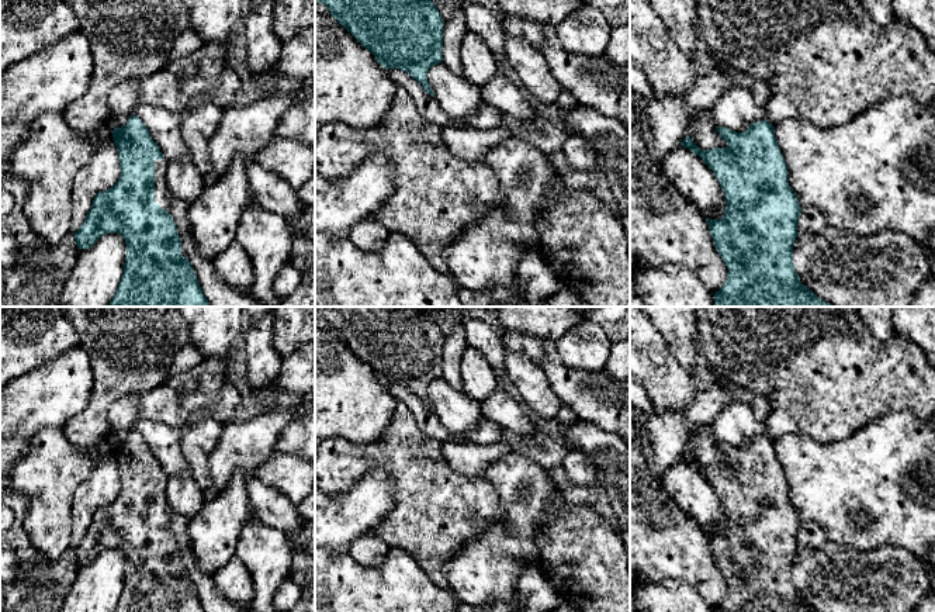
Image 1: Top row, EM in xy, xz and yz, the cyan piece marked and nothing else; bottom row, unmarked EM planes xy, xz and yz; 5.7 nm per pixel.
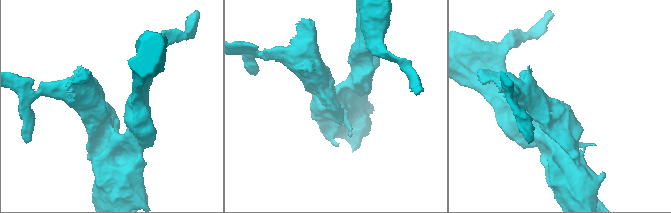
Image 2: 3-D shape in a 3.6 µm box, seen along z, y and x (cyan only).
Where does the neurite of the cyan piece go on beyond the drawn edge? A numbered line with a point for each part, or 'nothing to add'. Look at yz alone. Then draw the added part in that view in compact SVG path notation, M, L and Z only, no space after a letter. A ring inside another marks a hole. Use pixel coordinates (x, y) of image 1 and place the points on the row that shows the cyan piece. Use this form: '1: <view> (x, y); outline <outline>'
nothing to add

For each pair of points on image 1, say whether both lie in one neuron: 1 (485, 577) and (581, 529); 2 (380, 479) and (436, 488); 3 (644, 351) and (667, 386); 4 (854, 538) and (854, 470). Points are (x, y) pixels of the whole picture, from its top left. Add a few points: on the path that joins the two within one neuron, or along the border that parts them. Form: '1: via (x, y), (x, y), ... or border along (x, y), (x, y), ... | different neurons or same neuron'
1: border along (543, 518), (536, 539), (539, 566) | different neurons
2: border along (377, 466), (394, 481), (394, 507), (388, 514) | different neurons
3: via (648, 359), (664, 377) | same neuron
4: via (844, 521), (844, 487) | same neuron

